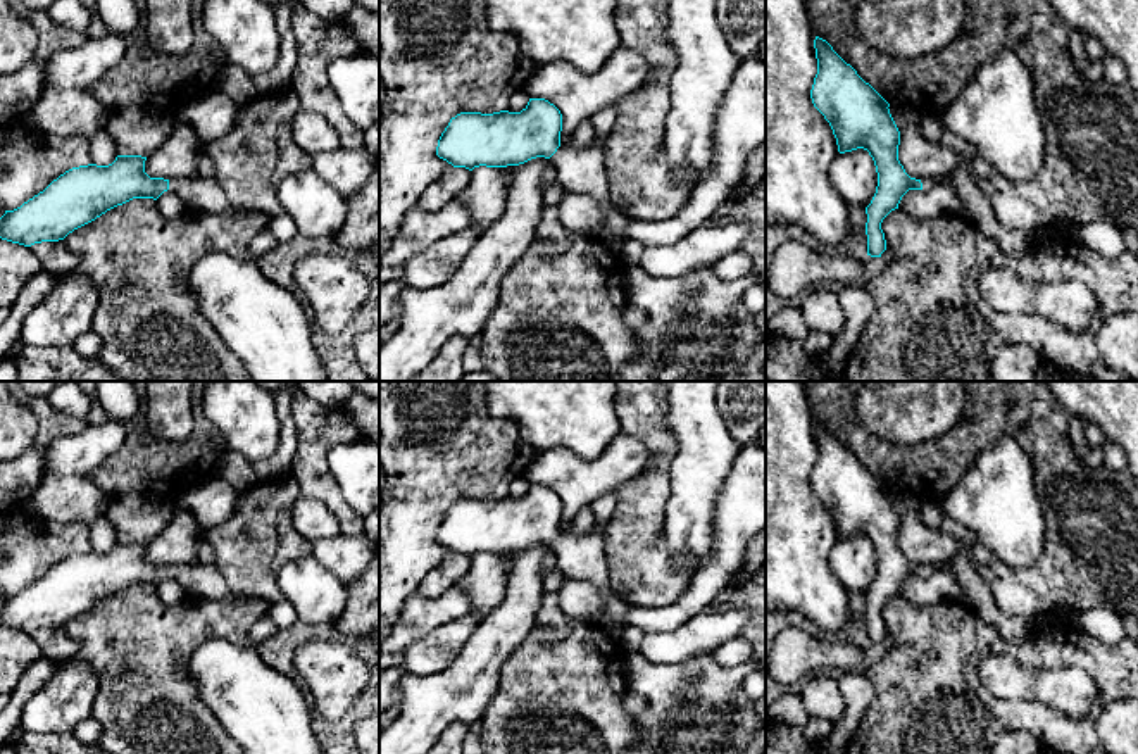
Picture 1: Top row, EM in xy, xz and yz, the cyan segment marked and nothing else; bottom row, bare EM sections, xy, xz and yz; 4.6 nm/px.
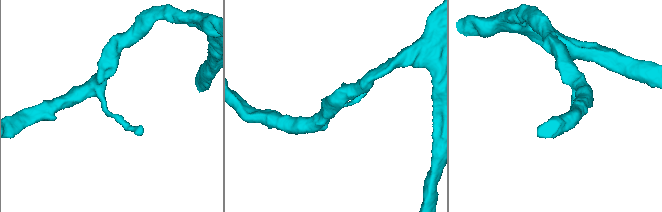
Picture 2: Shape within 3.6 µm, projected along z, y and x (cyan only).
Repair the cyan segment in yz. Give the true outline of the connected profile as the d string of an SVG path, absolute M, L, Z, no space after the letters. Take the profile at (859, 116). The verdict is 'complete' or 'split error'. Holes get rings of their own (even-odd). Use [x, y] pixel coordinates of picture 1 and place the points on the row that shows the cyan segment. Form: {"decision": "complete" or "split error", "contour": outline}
{"decision": "split error", "contour": "M816 36L817 74L810 90L814 107L829 123L838 152L864 148L874 160L878 186L866 207L867 255L881 257L886 250L883 219L909 190L931 192L954 183L954 173L941 178L910 178L898 160L900 131L890 114L890 104L833 47Z"}

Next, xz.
{"decision": "split error", "contour": "M529 98L521 112L460 112L441 133L436 155L453 167L507 167L536 157L548 159L564 192L593 197L603 212L603 226L626 240L629 217L610 200L603 179L602 147L560 145L562 114L545 98Z"}

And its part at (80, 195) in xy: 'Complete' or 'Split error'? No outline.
Split error

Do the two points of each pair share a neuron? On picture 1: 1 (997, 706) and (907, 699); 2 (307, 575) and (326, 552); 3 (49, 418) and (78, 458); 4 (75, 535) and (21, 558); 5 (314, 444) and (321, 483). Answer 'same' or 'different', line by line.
1: different
2: different
3: different
4: same
5: same

